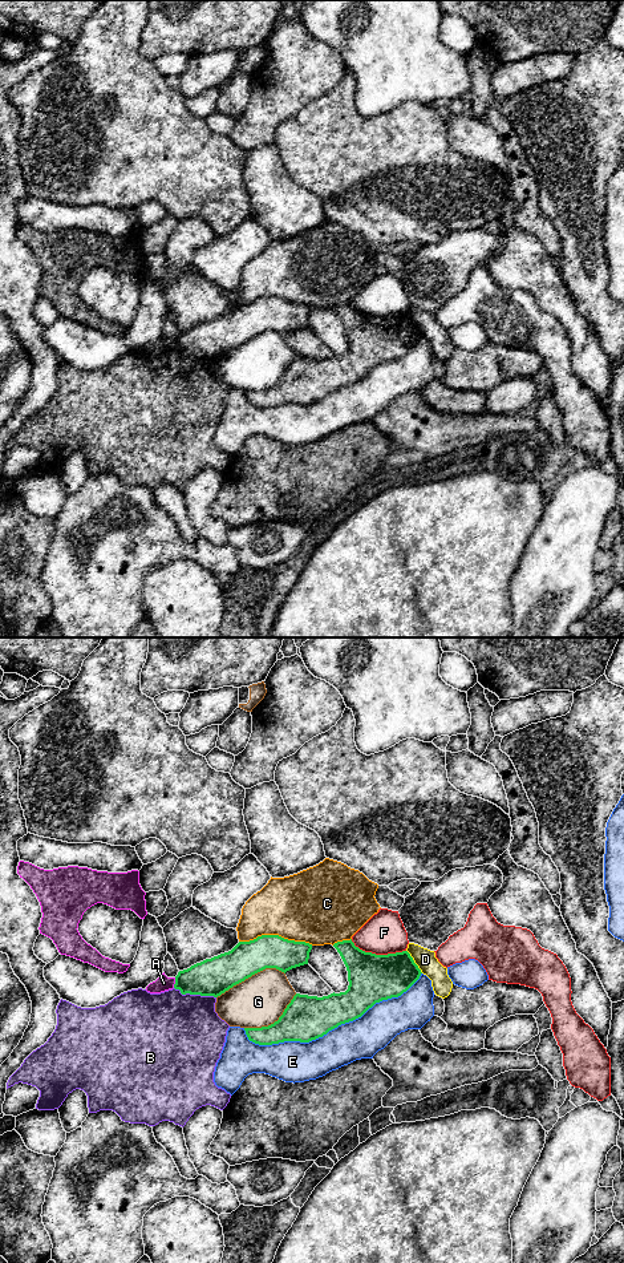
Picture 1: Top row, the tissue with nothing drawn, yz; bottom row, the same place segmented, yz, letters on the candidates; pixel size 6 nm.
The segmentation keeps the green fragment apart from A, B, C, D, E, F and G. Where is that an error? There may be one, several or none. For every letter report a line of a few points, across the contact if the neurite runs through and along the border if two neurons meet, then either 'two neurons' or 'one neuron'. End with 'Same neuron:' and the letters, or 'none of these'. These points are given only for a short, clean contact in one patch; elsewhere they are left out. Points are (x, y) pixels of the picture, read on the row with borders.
A: line yz (175, 978), (173, 987); two neurons
B: two neurons
C: two neurons
D: line yz (406, 950), (422, 972); two neurons
E: two neurons
F: two neurons
G: two neurons
Same neuron: none of these

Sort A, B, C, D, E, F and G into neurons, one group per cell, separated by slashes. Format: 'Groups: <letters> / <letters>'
Groups: A / B / C / D / E / F / G

